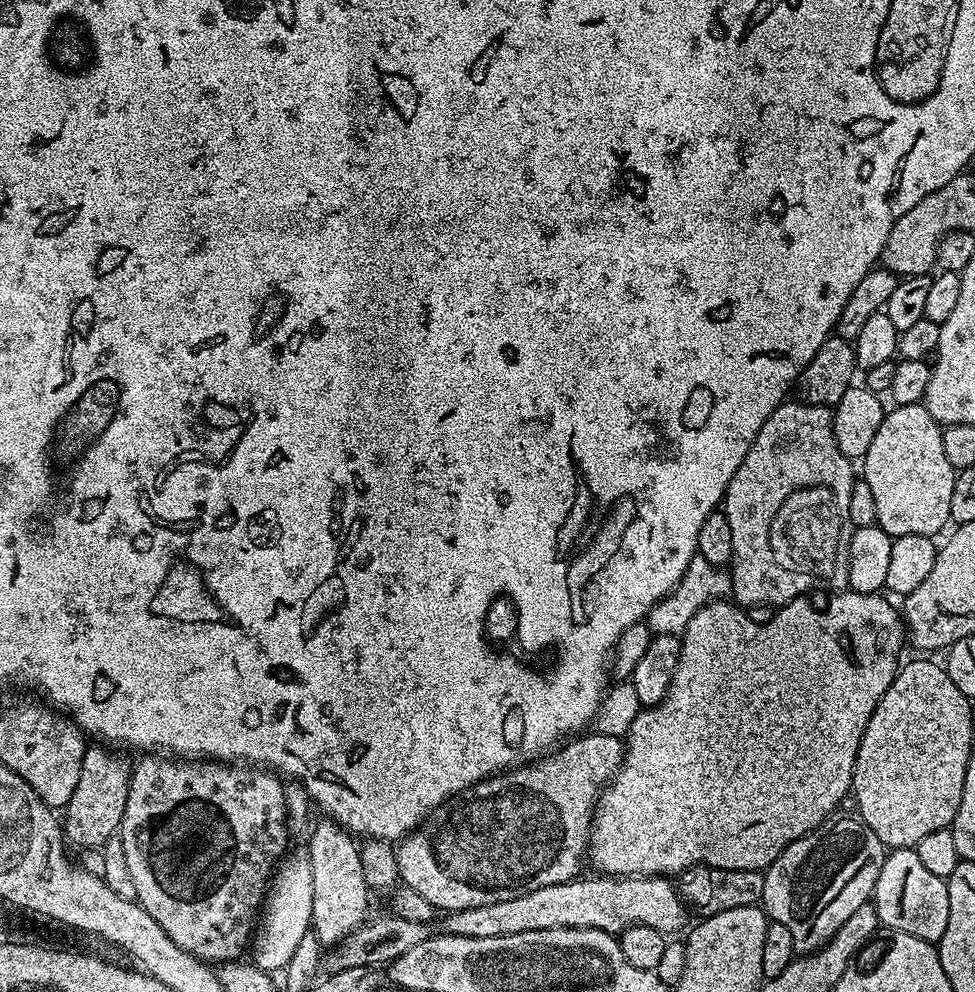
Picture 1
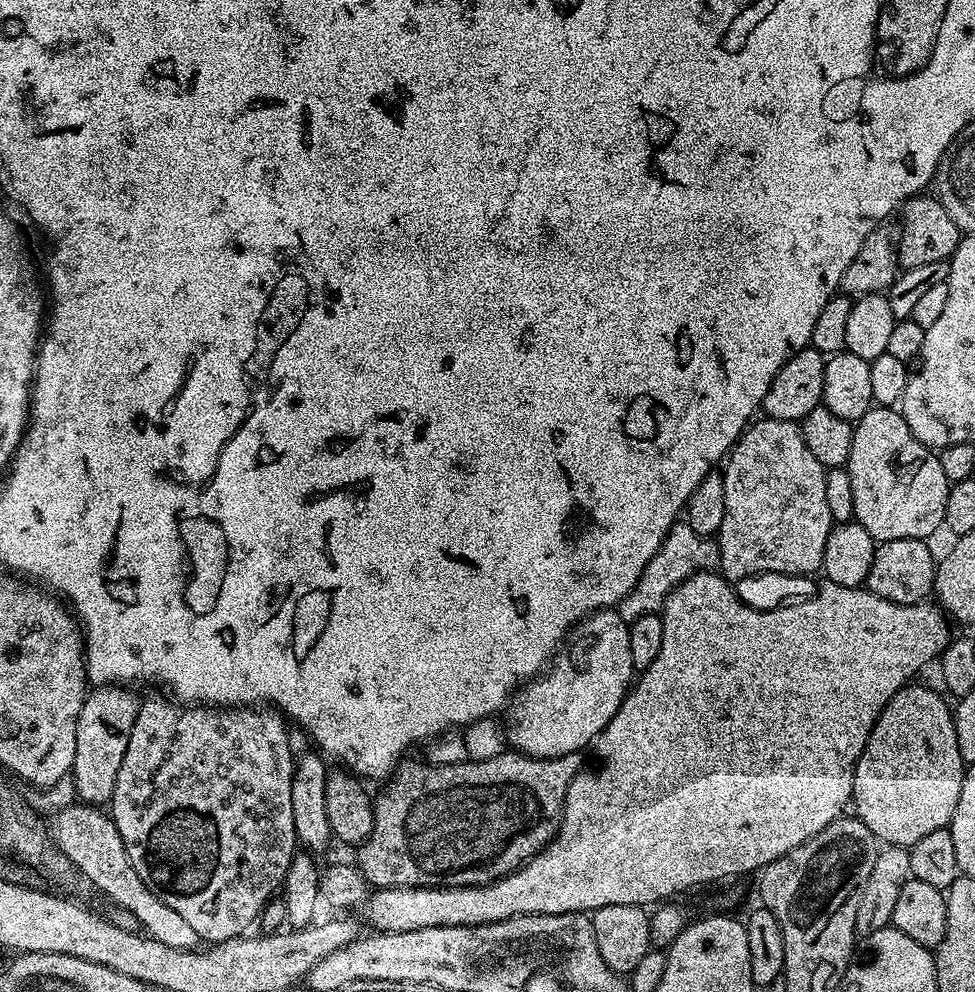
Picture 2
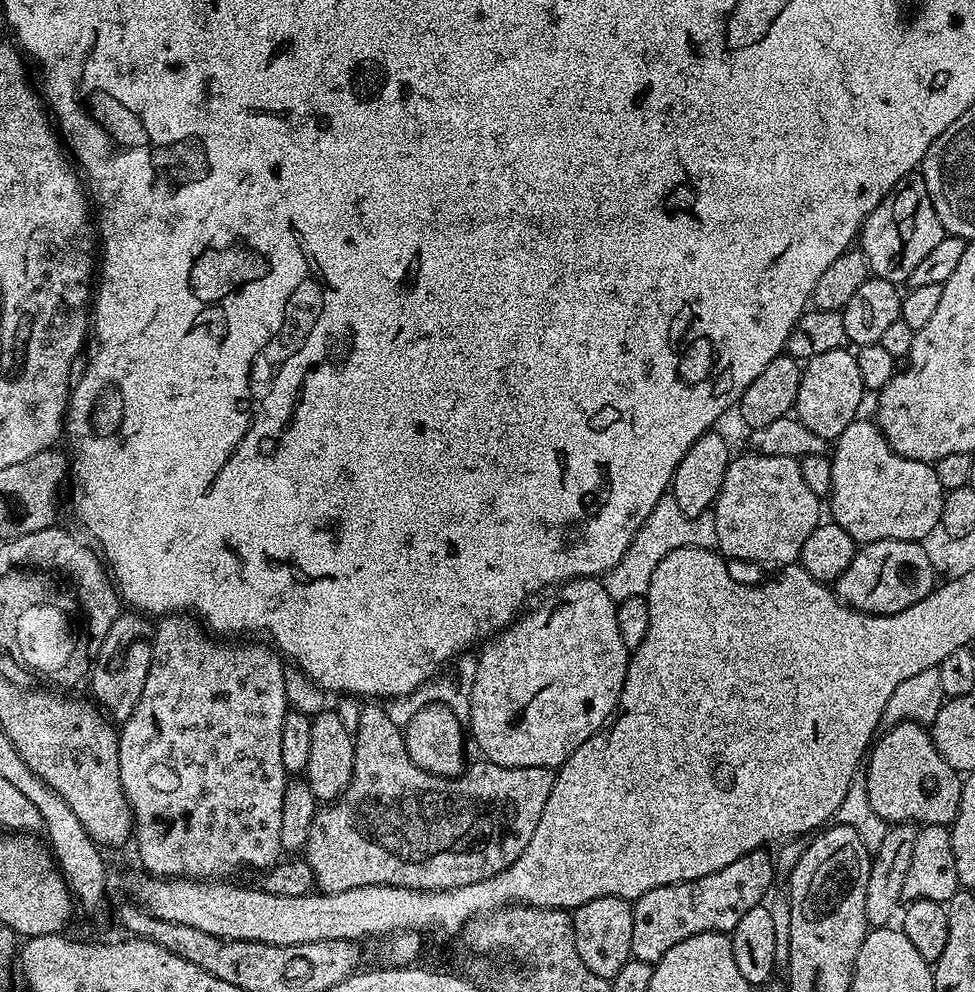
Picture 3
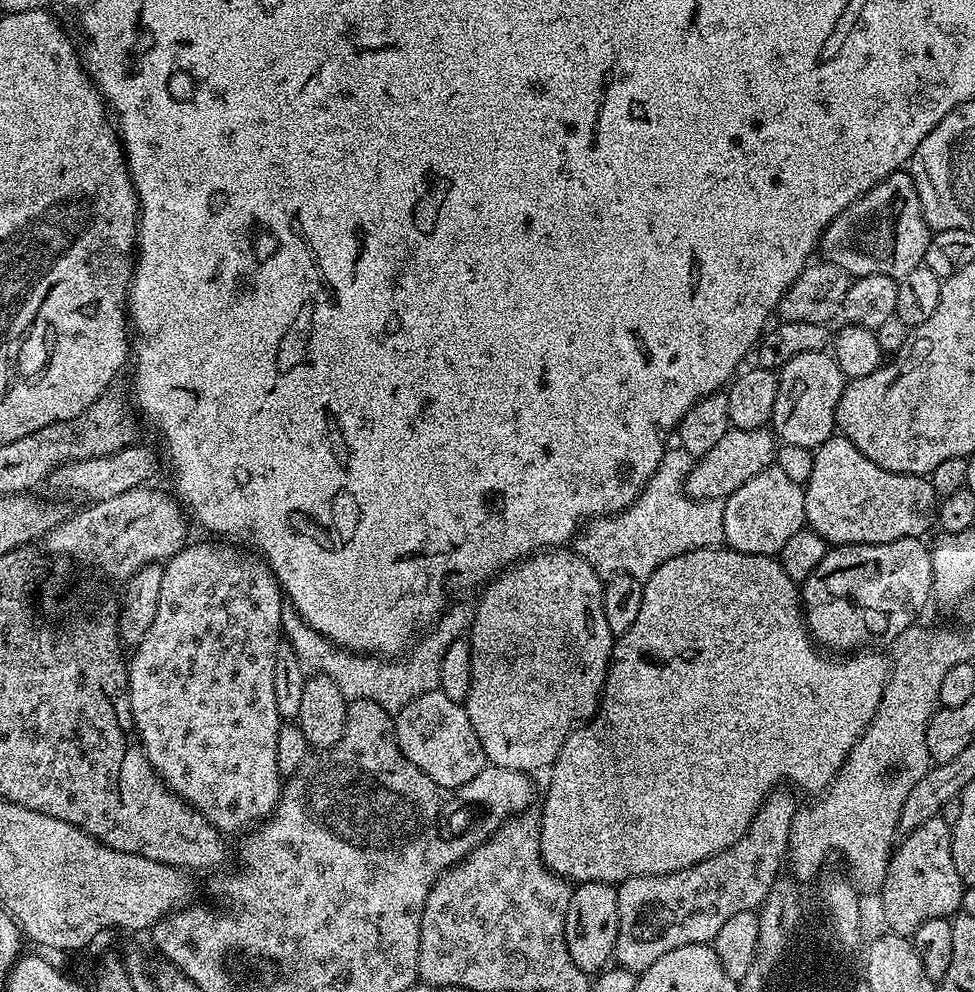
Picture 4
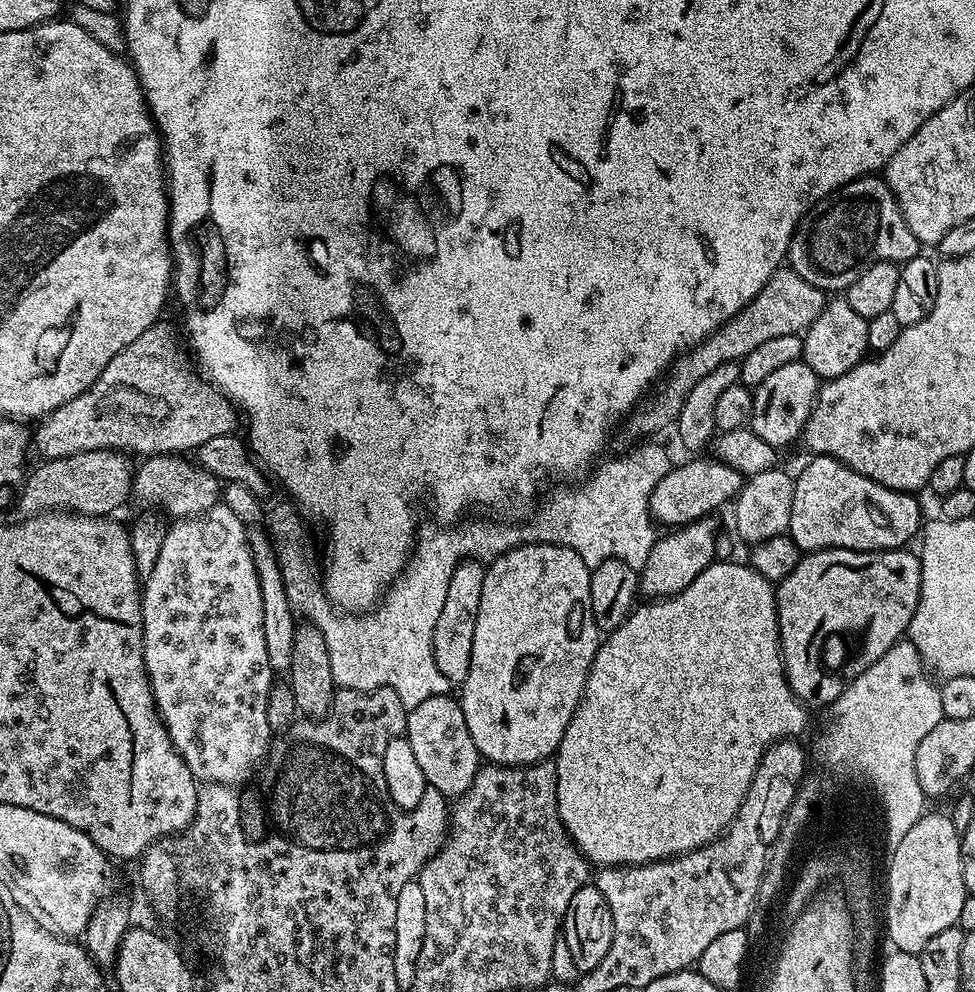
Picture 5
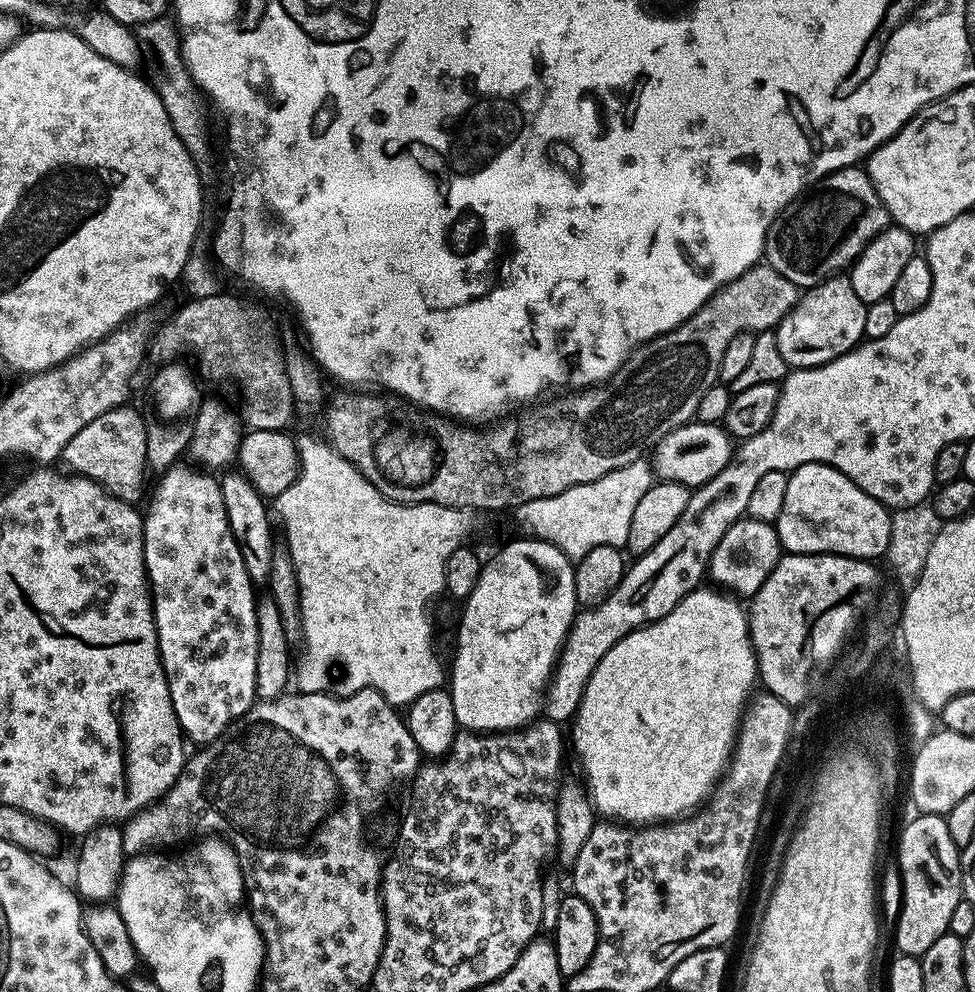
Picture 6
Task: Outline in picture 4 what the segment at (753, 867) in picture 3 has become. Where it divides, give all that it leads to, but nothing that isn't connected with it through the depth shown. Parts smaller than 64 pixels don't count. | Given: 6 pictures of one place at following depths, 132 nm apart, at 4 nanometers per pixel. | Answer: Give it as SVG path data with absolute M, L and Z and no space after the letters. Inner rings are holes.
M784 786L777 787L764 800L754 822L734 846L686 870L665 876L635 876L622 881L618 894L618 942L615 963L637 974L646 971L658 958L691 944L711 945L734 914L756 912L786 860L791 820L798 802Z

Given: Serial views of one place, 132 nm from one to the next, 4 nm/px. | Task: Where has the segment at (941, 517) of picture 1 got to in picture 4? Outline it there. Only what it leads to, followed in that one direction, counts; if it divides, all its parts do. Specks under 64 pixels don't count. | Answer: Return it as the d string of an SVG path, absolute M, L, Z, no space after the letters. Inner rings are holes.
M833 434L814 449L814 470L804 490L804 518L829 545L885 544L902 538L923 537L934 528L938 497L931 479L907 476L874 466L854 442Z

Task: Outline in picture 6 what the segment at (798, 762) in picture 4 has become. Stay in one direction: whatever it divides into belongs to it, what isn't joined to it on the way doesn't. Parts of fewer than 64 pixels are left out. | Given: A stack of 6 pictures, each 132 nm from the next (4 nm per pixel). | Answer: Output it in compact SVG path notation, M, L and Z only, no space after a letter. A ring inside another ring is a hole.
M701 586L695 592L687 592L682 602L678 602L678 606L670 610L670 614L649 624L643 624L641 628L636 628L630 634L623 636L614 646L610 646L610 650L606 650L606 654L602 654L602 662L594 666L594 674L590 674L590 682L586 682L582 702L570 721L572 727L570 752L571 755L572 752L576 755L576 760L580 763L580 772L584 775L582 784L593 808L601 817L609 821L619 822L624 826L655 826L665 822L675 822L697 811L716 791L716 785L728 770L742 717L753 695L752 687L757 687L758 684L758 669L756 651L752 648L752 634L748 629L749 613L745 605L743 608L740 605L743 603L735 595L712 588Z

